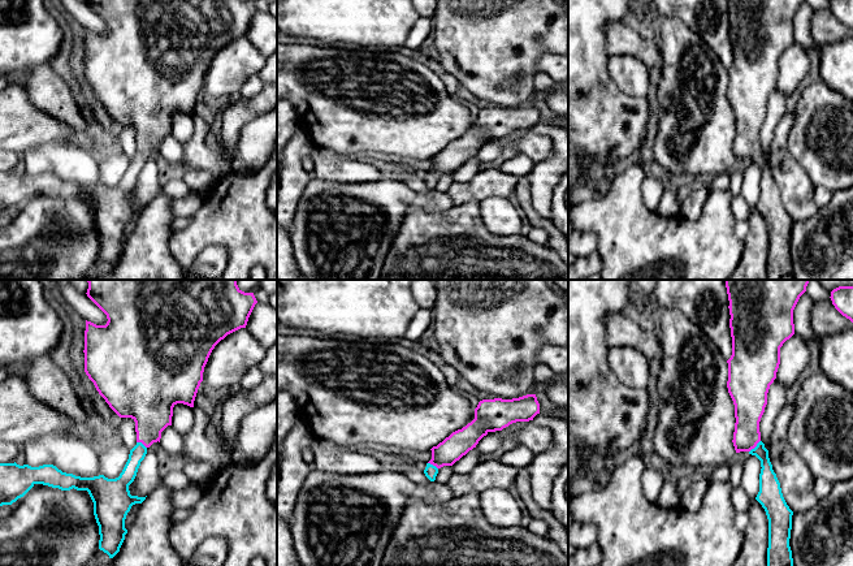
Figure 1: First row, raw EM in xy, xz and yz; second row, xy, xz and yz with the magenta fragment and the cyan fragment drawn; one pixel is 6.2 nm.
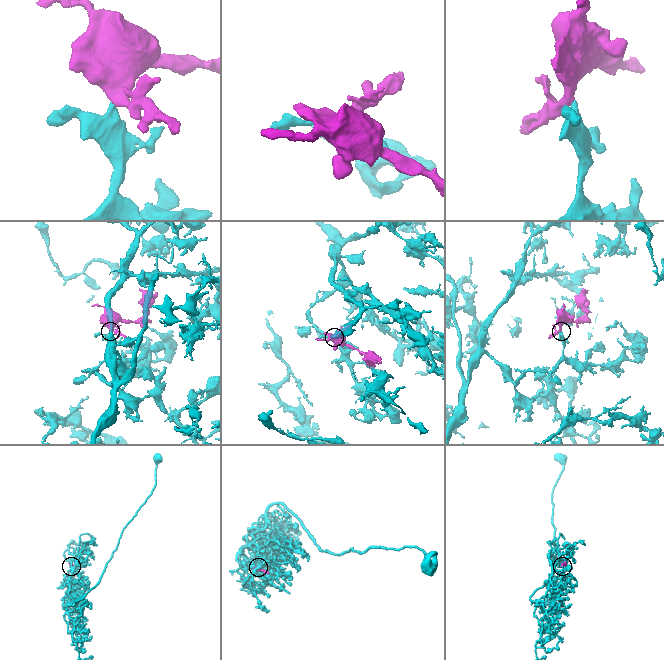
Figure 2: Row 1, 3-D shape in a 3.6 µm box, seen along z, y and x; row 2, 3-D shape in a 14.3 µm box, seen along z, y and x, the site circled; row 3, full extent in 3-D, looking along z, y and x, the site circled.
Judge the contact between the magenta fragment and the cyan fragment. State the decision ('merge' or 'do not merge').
merge

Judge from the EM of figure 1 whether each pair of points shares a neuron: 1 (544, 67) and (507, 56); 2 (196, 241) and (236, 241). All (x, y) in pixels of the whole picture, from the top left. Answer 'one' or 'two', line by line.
1: two
2: one

